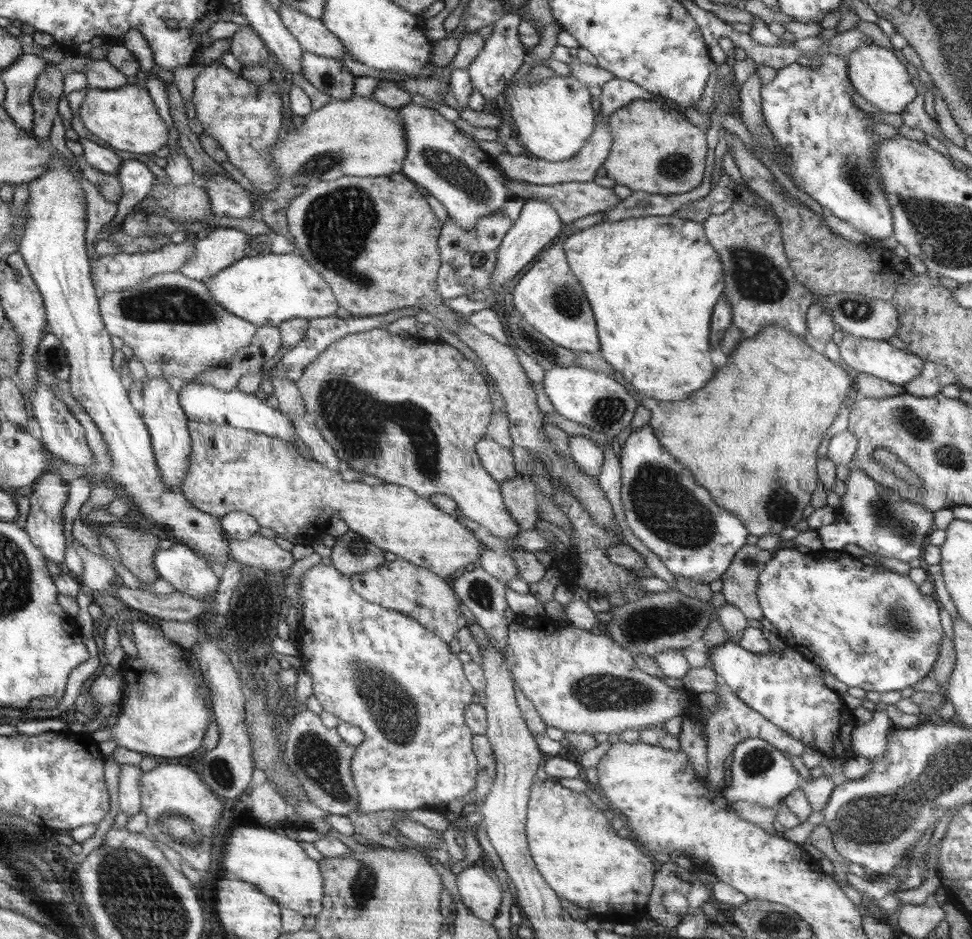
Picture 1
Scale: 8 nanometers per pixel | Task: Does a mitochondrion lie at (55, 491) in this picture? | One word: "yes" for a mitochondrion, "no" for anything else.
no

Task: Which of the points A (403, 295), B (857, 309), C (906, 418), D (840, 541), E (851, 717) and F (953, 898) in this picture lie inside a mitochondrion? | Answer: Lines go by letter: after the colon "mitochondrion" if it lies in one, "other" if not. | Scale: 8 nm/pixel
A: other
B: mitochondrion
C: mitochondrion
D: other
E: other
F: other

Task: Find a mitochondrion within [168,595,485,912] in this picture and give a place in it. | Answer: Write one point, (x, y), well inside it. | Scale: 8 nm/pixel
(394, 711)

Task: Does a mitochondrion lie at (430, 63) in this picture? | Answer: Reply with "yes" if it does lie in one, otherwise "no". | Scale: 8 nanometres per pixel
no

